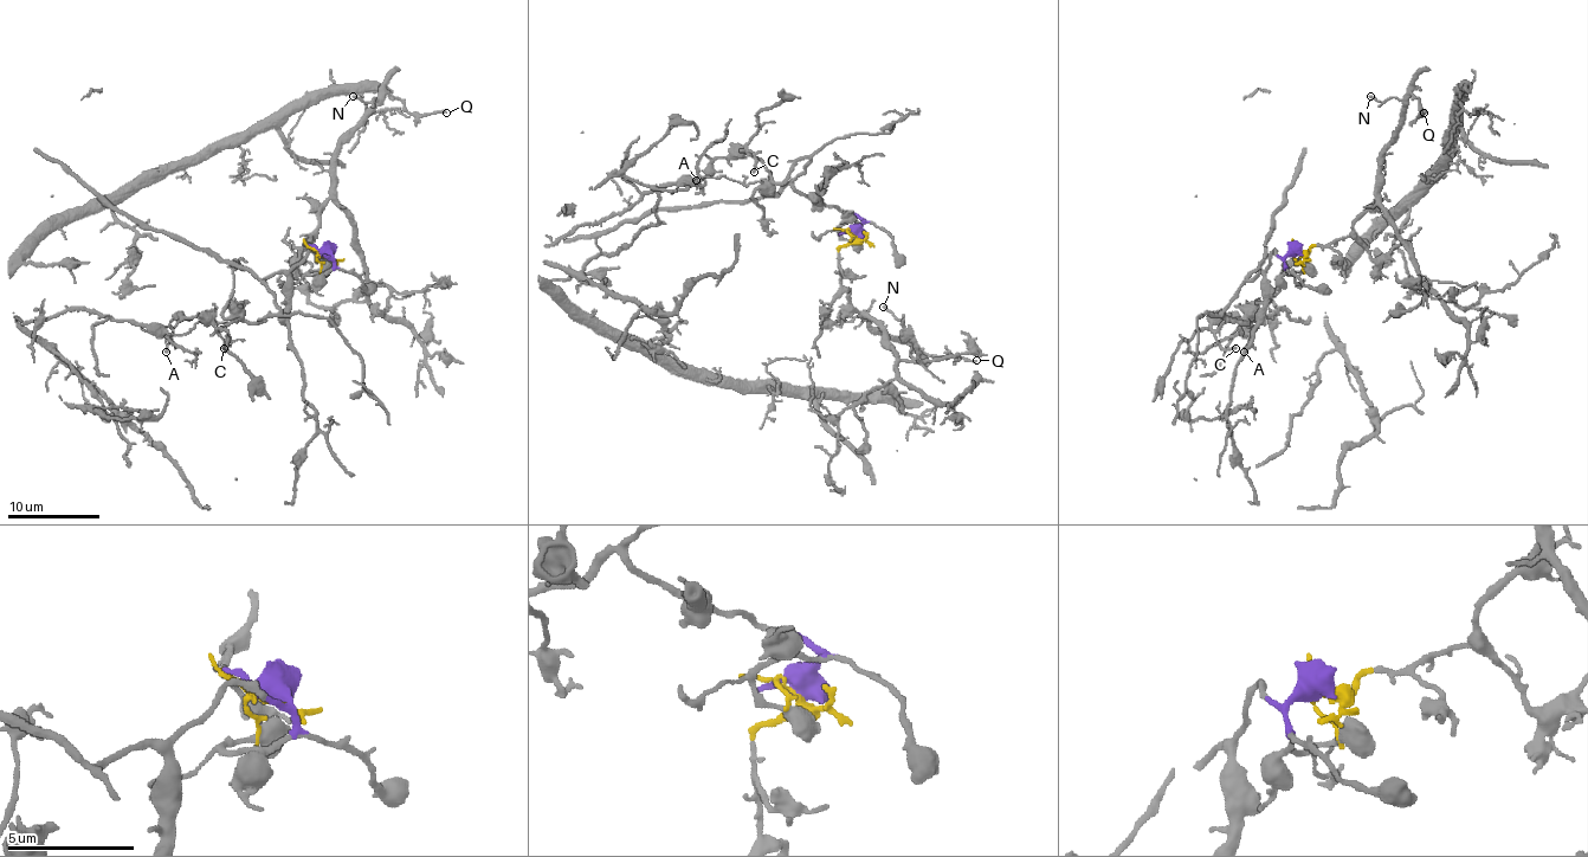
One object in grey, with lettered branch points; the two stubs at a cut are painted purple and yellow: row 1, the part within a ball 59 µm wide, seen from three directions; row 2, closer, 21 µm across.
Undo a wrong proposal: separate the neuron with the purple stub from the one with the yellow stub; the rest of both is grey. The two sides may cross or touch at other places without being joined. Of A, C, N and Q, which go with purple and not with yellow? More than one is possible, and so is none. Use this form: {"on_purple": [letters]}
{"on_purple": ["A", "C"]}

